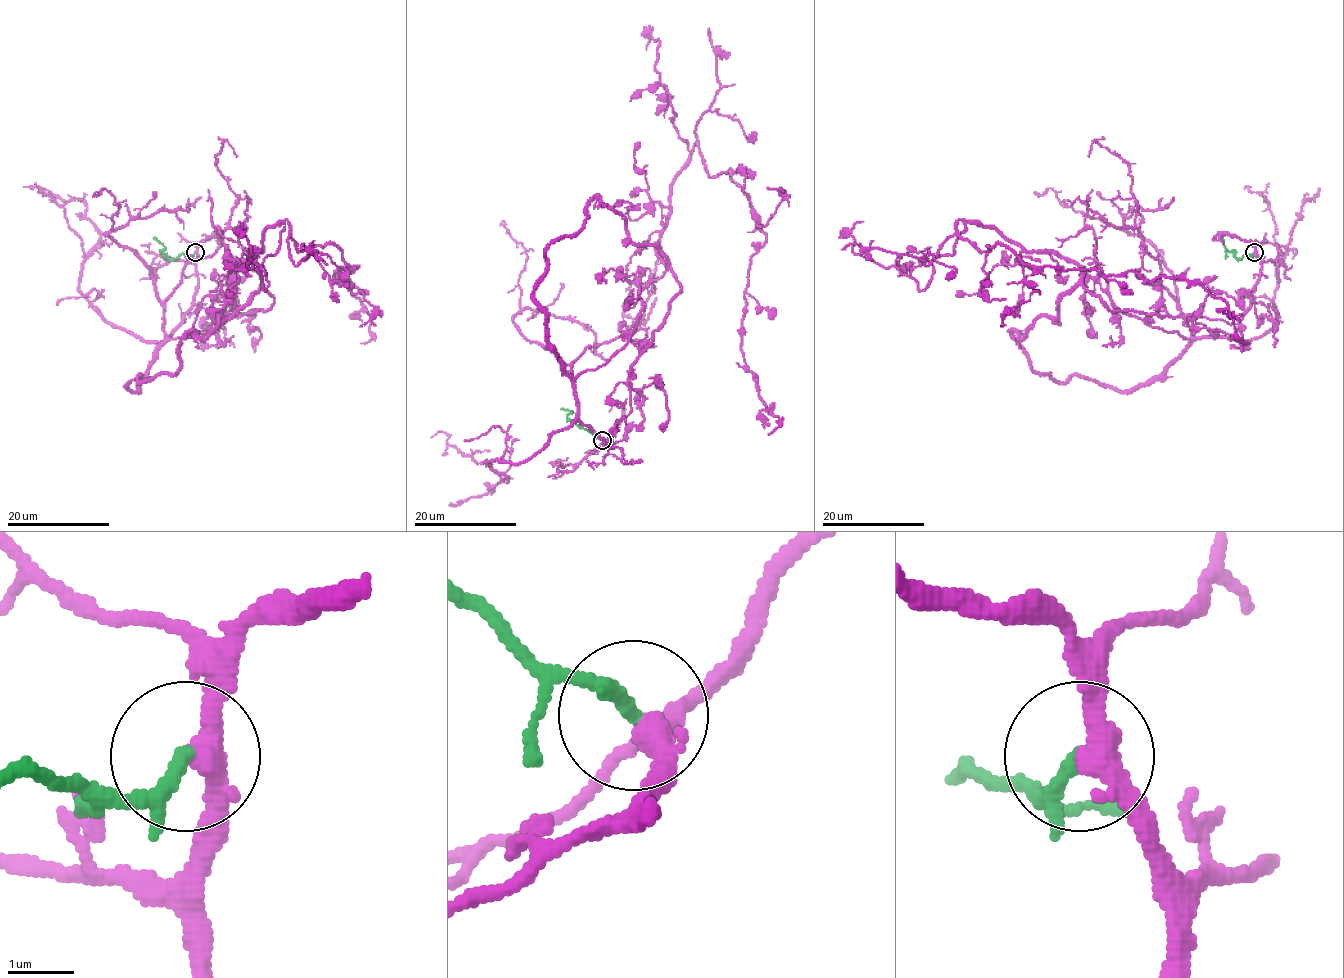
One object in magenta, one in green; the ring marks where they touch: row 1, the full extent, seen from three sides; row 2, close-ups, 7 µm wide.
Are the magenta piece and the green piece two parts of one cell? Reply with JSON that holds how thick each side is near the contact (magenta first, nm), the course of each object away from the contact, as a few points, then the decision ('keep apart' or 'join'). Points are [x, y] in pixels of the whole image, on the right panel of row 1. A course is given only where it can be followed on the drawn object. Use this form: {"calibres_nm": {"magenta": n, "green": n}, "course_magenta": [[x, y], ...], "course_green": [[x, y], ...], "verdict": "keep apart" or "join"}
{"calibres_nm": {"magenta": 360, "green": 170}, "course_magenta": [[1253, 252], [1239, 328], [1192, 339], [1120, 310], [1098, 267], [957, 223], [1025, 264], [1201, 284], [1248, 343]], "course_green": [[1253, 252], [1238, 258], [1225, 247], [1222, 238]], "verdict": "join"}

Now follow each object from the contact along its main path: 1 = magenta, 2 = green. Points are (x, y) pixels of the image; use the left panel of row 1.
1: (195, 252), (169, 339), (228, 319), (285, 220), (358, 266), (334, 276), (361, 343)
2: (195, 252), (168, 258), (159, 252), (164, 247), (153, 238)

